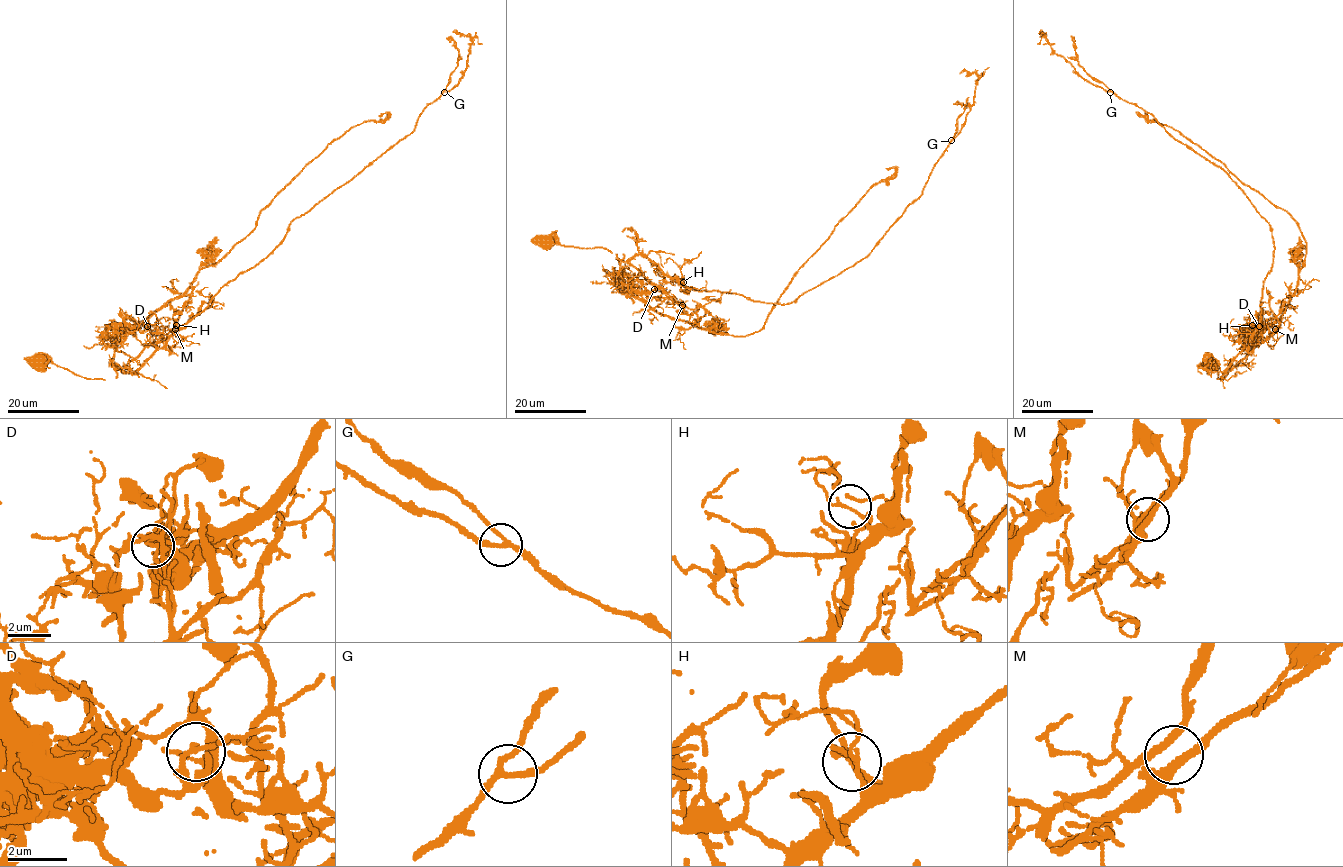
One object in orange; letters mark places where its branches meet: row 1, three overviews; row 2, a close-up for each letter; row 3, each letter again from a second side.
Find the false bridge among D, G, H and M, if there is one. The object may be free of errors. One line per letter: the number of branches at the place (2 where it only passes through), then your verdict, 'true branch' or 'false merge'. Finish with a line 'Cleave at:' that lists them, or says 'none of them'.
D: 2 branches meet; false merge
G: 3 branches meet; true branch
H: 2 branches meet; true branch
M: 2 branches meet; true branch
Cleave at: D

